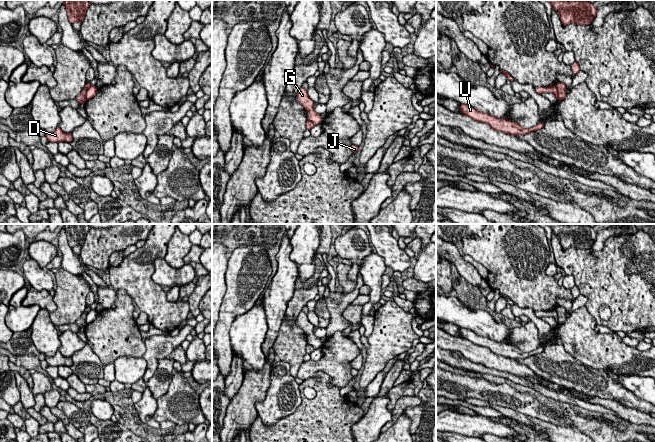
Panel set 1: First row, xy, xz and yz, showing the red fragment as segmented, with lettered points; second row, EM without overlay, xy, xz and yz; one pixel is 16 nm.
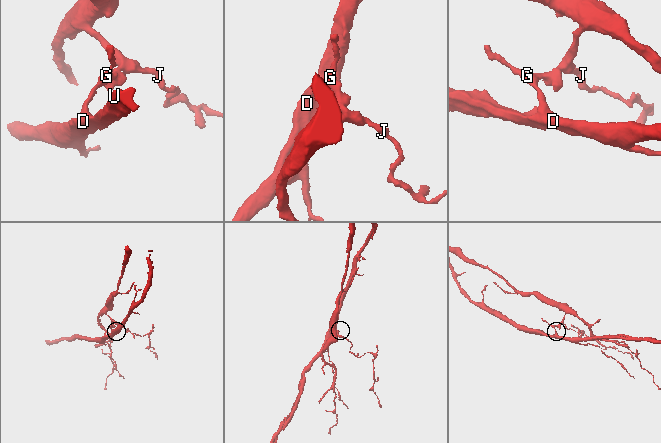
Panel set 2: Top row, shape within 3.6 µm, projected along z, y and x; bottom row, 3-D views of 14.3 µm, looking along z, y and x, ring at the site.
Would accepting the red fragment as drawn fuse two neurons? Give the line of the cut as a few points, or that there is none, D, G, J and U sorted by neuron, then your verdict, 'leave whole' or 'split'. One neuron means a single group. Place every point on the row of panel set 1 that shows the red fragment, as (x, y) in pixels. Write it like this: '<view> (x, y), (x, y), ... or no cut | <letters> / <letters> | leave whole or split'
xy (92, 85), (87, 89), (86, 99) | D G U / J | split

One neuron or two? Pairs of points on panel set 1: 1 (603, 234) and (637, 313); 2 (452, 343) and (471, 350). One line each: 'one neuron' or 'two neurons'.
1: two neurons
2: one neuron

